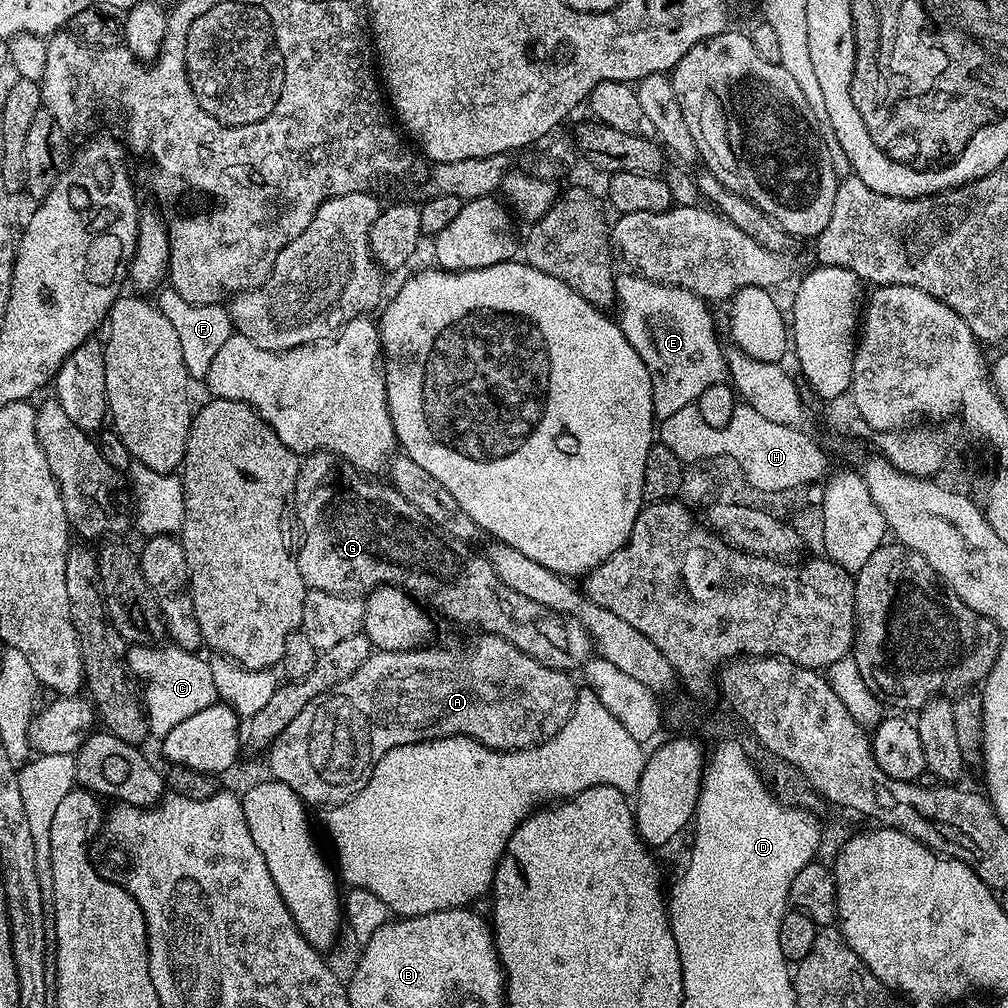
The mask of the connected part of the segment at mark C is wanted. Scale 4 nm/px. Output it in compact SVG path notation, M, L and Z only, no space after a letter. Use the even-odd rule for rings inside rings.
M129 650L125 651L128 670L138 680L146 682L144 692L142 691L142 700L149 731L154 736L157 735L157 739L163 739L174 726L217 701L211 663L196 655L198 654L187 650L184 660L180 660L180 656L168 656L168 660L156 660L156 664L144 664L144 668L136 668L136 664L128 664L132 660L132 654Z

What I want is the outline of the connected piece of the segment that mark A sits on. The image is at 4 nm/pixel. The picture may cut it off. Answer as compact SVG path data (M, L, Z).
M484 634L481 637L477 644L470 645L468 649L425 646L410 650L398 650L397 652L373 651L372 655L366 658L366 662L362 662L362 666L358 666L358 670L354 670L354 674L350 674L350 678L346 678L342 682L338 682L338 686L318 694L318 698L314 698L307 704L302 710L302 714L298 714L298 718L294 718L294 722L290 722L290 726L286 726L286 730L282 730L282 734L278 734L278 738L266 752L268 768L272 771L269 772L271 779L281 780L285 788L300 795L300 799L305 805L335 806L345 804L351 796L358 794L358 790L362 790L362 786L366 786L366 782L370 782L370 774L377 762L387 752L398 746L417 744L423 740L440 740L444 736L469 736L471 740L477 740L478 743L485 744L488 748L496 748L500 752L515 752L518 748L534 748L538 744L547 742L550 737L562 730L562 726L566 726L566 722L574 710L578 684L571 680L573 677L569 673L542 666L534 658L530 658L525 652L503 640L501 636Z

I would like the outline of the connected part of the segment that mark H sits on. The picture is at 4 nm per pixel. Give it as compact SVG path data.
M743 402L737 403L725 428L706 426L695 404L677 410L670 414L670 418L659 421L658 440L674 450L679 460L688 466L696 466L700 460L706 460L713 453L728 452L728 455L740 460L749 480L760 488L783 488L784 485L789 485L798 490L802 484L812 484L823 474L826 460L822 450L813 448L803 438L803 431L799 427L770 422L770 418L758 414L758 410Z

